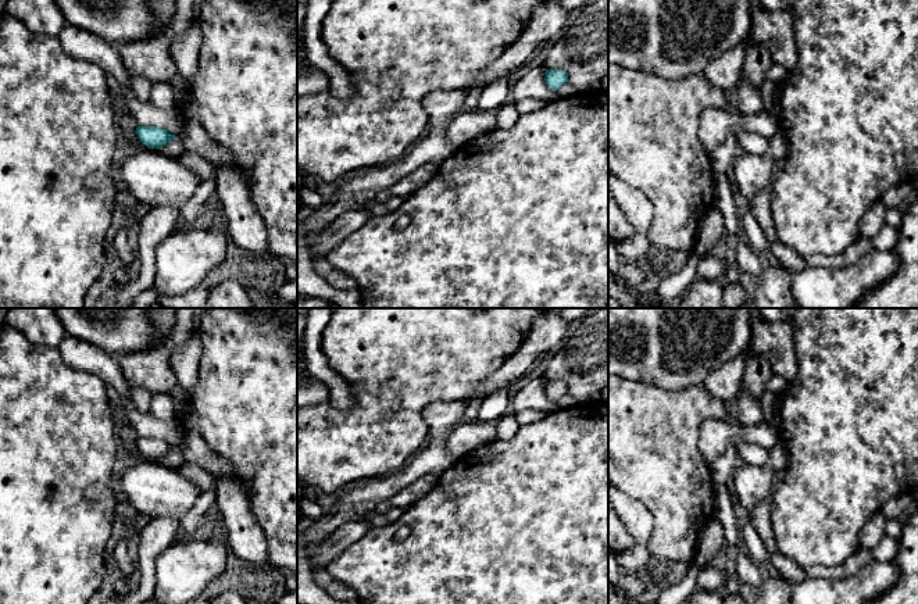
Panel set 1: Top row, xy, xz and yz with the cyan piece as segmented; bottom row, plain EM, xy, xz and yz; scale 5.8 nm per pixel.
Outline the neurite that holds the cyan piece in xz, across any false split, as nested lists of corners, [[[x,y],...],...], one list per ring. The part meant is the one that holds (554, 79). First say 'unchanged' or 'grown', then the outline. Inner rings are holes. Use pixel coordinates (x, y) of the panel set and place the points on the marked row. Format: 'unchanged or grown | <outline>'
unchanged | [[[546,69],[544,81],[551,90],[558,90],[568,83],[568,74],[562,69]]]

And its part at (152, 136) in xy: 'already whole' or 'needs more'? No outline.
already whole

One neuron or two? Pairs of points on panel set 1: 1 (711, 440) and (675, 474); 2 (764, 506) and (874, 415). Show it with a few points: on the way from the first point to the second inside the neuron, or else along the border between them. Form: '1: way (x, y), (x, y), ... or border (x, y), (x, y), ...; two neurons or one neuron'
1: border (704, 418), (700, 426), (699, 450), (708, 465); two neurons
2: border (785, 471), (774, 492), (772, 532); two neurons

